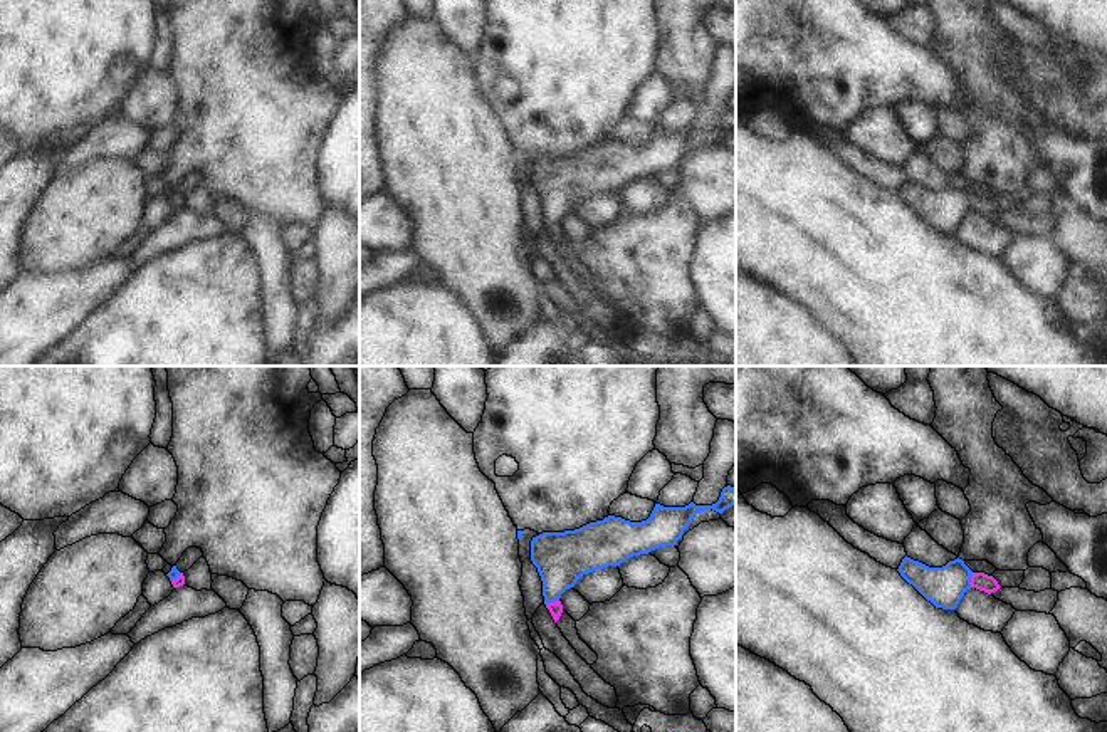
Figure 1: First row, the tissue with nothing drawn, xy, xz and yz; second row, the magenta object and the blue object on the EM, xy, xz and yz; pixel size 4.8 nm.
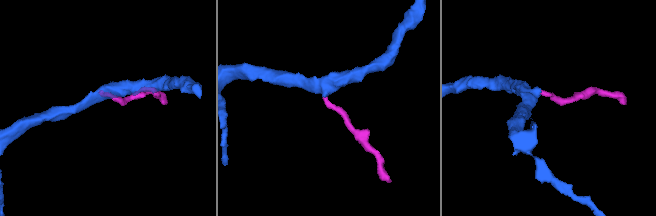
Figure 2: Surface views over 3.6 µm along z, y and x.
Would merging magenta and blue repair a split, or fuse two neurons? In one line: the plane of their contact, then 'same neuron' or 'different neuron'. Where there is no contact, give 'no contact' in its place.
meets magenta in yz; same neuron

